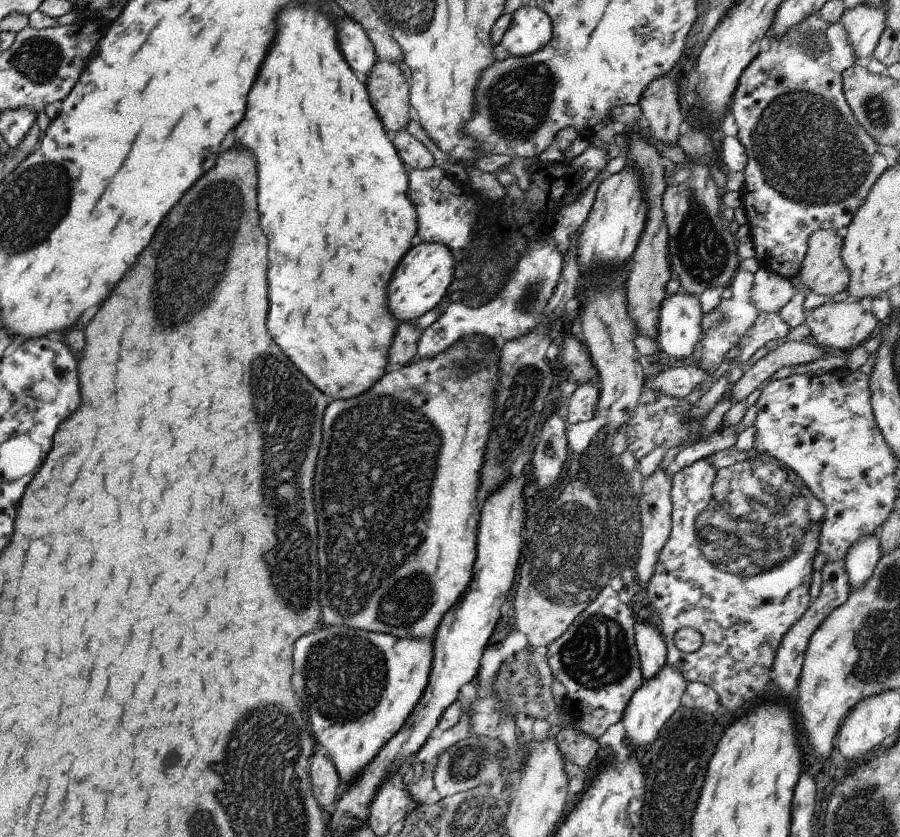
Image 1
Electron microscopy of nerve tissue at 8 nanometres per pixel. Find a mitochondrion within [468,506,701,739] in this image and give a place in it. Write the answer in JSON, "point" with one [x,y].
{"point":[577,578]}

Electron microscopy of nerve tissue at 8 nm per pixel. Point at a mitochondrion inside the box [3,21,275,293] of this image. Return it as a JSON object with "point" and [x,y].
{"point":[37,60]}

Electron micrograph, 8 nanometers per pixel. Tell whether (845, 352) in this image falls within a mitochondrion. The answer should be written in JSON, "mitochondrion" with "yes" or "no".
{"mitochondrion":"no"}

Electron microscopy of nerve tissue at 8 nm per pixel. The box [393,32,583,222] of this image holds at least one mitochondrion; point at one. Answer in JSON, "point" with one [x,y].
{"point":[515,106]}

